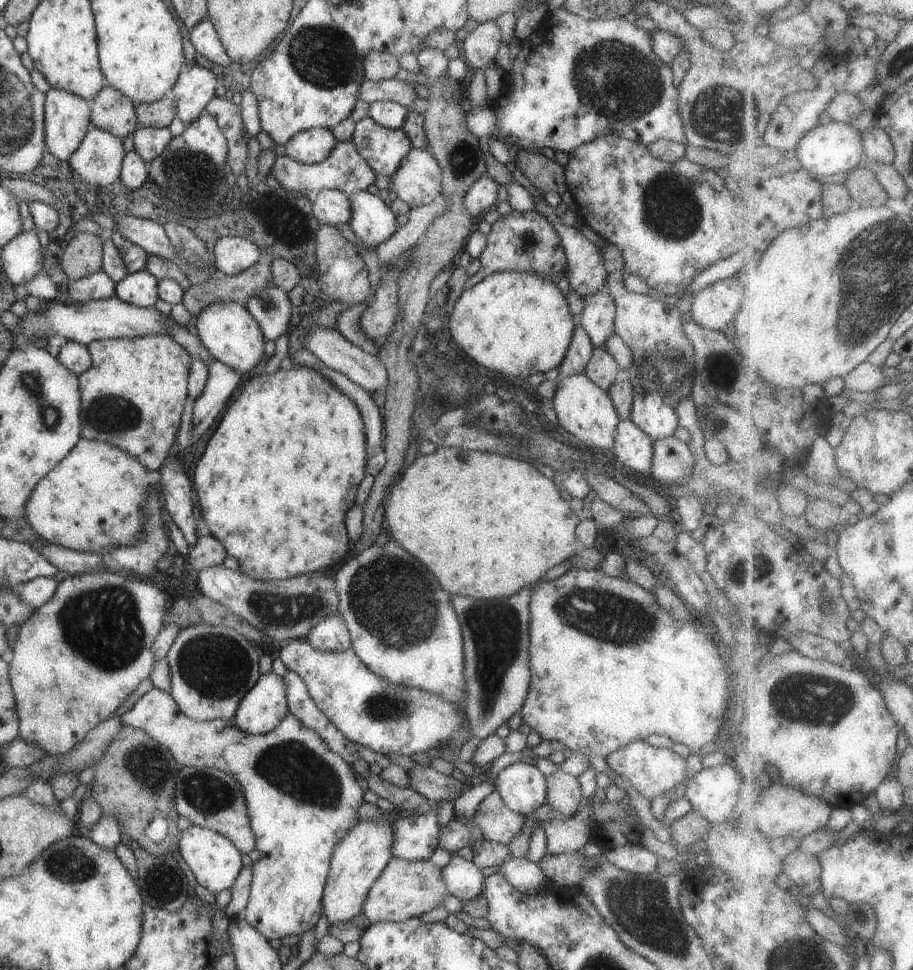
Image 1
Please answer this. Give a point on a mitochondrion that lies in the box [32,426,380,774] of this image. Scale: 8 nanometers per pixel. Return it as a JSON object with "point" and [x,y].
{"point":[101,624]}

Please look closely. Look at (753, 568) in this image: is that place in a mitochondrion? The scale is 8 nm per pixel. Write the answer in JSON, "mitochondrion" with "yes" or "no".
{"mitochondrion":"yes"}

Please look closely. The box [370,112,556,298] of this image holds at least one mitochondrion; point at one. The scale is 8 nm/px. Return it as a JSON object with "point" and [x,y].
{"point":[462,155]}

